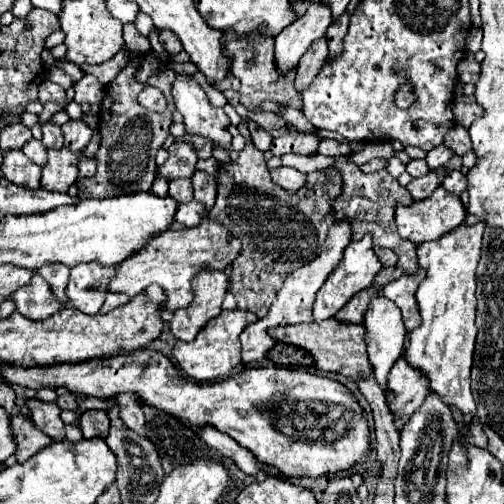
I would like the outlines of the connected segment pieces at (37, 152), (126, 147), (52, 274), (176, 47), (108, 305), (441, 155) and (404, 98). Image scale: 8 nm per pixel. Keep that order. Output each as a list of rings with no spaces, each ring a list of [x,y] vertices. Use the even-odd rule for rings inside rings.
[[[28,140],[28,144],[22,148],[22,152],[32,160],[36,162],[38,166],[44,166],[46,164],[46,148],[42,144],[42,140]]]
[[[130,52],[128,64],[104,88],[106,94],[104,94],[104,100],[100,102],[100,124],[98,124],[98,132],[102,134],[100,150],[96,154],[98,170],[96,170],[94,178],[78,182],[80,198],[112,198],[118,194],[134,194],[134,192],[152,188],[152,182],[154,182],[156,170],[158,170],[154,156],[156,156],[158,148],[164,144],[164,140],[168,136],[168,128],[172,124],[174,100],[170,94],[170,84],[174,82],[176,72],[170,68],[162,68],[162,70],[158,70],[158,74],[150,76],[144,84],[136,82],[134,76],[140,70],[140,62],[144,56],[146,56],[146,52]],[[144,86],[156,86],[164,92],[164,96],[168,100],[168,108],[164,112],[150,112],[138,104],[136,98]]]
[[[48,264],[48,266],[38,268],[36,272],[38,272],[42,278],[48,280],[48,284],[52,286],[56,298],[66,304],[68,300],[66,300],[64,290],[66,290],[66,284],[68,284],[68,272],[70,272],[70,268],[66,268],[64,264]]]
[[[160,30],[160,42],[164,44],[164,50],[168,54],[178,54],[182,50],[182,44],[180,44],[178,36],[170,30]]]
[[[108,292],[106,302],[104,302],[104,306],[102,306],[100,312],[102,312],[102,314],[108,314],[110,310],[114,310],[114,308],[118,308],[118,306],[124,306],[128,300],[130,300],[130,298],[124,296],[124,294],[112,294],[112,292]]]
[[[438,146],[438,148],[434,148],[434,150],[430,150],[430,152],[428,152],[426,162],[428,162],[428,166],[430,166],[432,170],[436,170],[436,168],[444,166],[452,156],[454,156],[454,152],[452,152],[452,150],[448,150],[446,146]]]
[[[404,84],[398,92],[396,92],[396,106],[398,108],[408,108],[414,102],[414,88],[410,84]]]

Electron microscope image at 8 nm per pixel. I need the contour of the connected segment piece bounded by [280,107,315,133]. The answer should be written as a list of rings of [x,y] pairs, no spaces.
[[[283,107],[280,110],[280,116],[288,124],[293,125],[294,128],[296,128],[298,131],[306,133],[315,130],[313,125],[306,119],[302,111],[288,108],[288,107]]]

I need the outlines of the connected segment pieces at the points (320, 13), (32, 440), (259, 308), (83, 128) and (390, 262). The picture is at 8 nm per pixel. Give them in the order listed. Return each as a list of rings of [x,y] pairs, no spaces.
[[[318,2],[312,4],[304,16],[296,22],[286,26],[276,38],[276,66],[280,74],[286,74],[290,68],[298,64],[306,48],[316,40],[322,38],[332,24],[330,6]]]
[[[18,414],[12,418],[12,424],[14,424],[14,440],[18,446],[18,450],[16,450],[18,462],[28,460],[38,450],[52,444],[52,440],[46,434],[38,432],[38,428],[34,428],[34,422],[30,418],[24,418],[22,414]]]
[[[246,116],[238,124],[238,130],[246,138],[246,146],[236,160],[220,162],[216,176],[218,198],[208,212],[208,218],[230,228],[230,232],[242,242],[242,254],[232,262],[230,292],[236,296],[238,310],[248,310],[262,318],[286,276],[318,256],[326,232],[330,224],[334,224],[332,200],[342,194],[340,174],[336,168],[308,174],[308,186],[302,188],[302,196],[298,192],[282,190],[274,186],[262,152],[252,144]]]
[[[82,120],[66,122],[62,126],[62,132],[64,132],[64,146],[74,152],[80,152],[92,138],[92,130]]]
[[[374,248],[374,252],[376,252],[376,256],[380,258],[382,266],[396,266],[398,256],[396,256],[392,250],[388,250],[388,248]]]

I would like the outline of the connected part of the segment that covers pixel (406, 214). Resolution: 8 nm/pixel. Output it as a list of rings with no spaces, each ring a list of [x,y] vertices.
[[[438,186],[430,198],[422,200],[422,202],[414,202],[412,206],[398,206],[396,208],[396,226],[398,226],[398,234],[404,240],[410,240],[414,244],[422,244],[426,240],[438,240],[444,234],[452,232],[454,228],[458,228],[466,218],[466,208],[460,200],[460,196],[446,192],[442,186]]]

